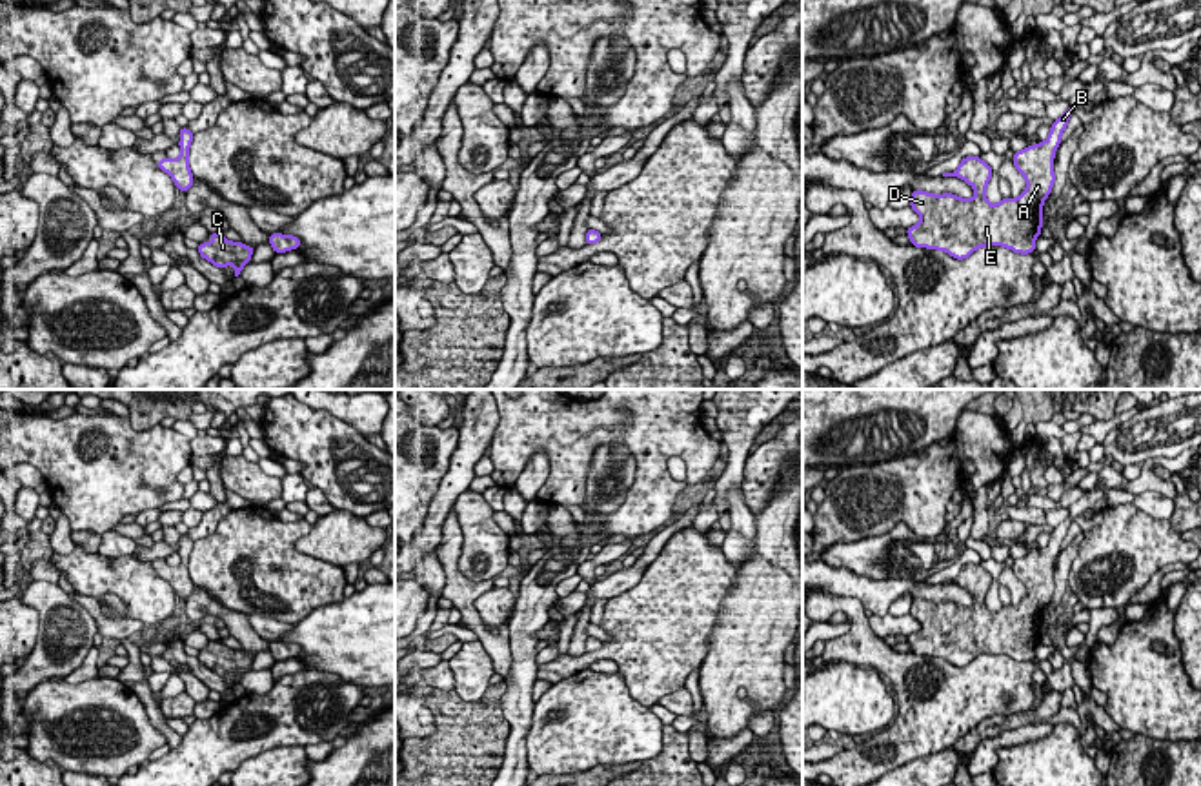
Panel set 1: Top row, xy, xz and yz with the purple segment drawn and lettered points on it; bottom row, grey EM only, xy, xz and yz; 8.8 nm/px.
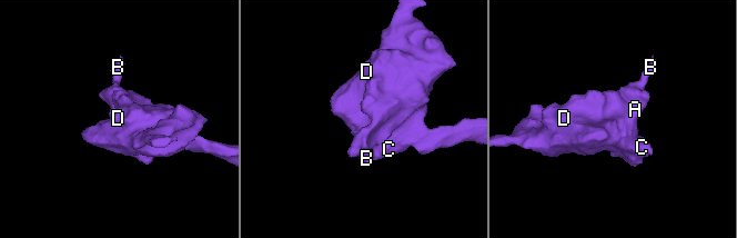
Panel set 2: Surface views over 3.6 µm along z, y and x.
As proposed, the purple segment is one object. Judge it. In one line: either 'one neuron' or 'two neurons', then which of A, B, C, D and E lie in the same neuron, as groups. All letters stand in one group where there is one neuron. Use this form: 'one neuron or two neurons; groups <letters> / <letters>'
one neuron; groups A B C D E

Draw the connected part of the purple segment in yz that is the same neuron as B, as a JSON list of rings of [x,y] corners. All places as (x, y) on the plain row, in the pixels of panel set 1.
[[[1070,513],[1054,528],[1045,549],[1014,560],[1012,569],[1026,588],[1026,597],[1017,606],[1003,606],[997,611],[986,608],[994,579],[979,564],[964,564],[954,580],[943,580],[970,591],[975,600],[972,606],[912,599],[910,613],[921,624],[919,631],[906,637],[912,653],[939,657],[957,668],[984,653],[1001,653],[1021,662],[1035,659],[1035,646],[1043,635],[1043,611],[1055,590],[1055,557],[1072,520]]]

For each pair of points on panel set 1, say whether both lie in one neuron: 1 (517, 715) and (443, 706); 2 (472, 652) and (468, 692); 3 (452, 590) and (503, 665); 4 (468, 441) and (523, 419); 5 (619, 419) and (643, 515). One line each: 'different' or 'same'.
1: different
2: same
3: same
4: different
5: same

